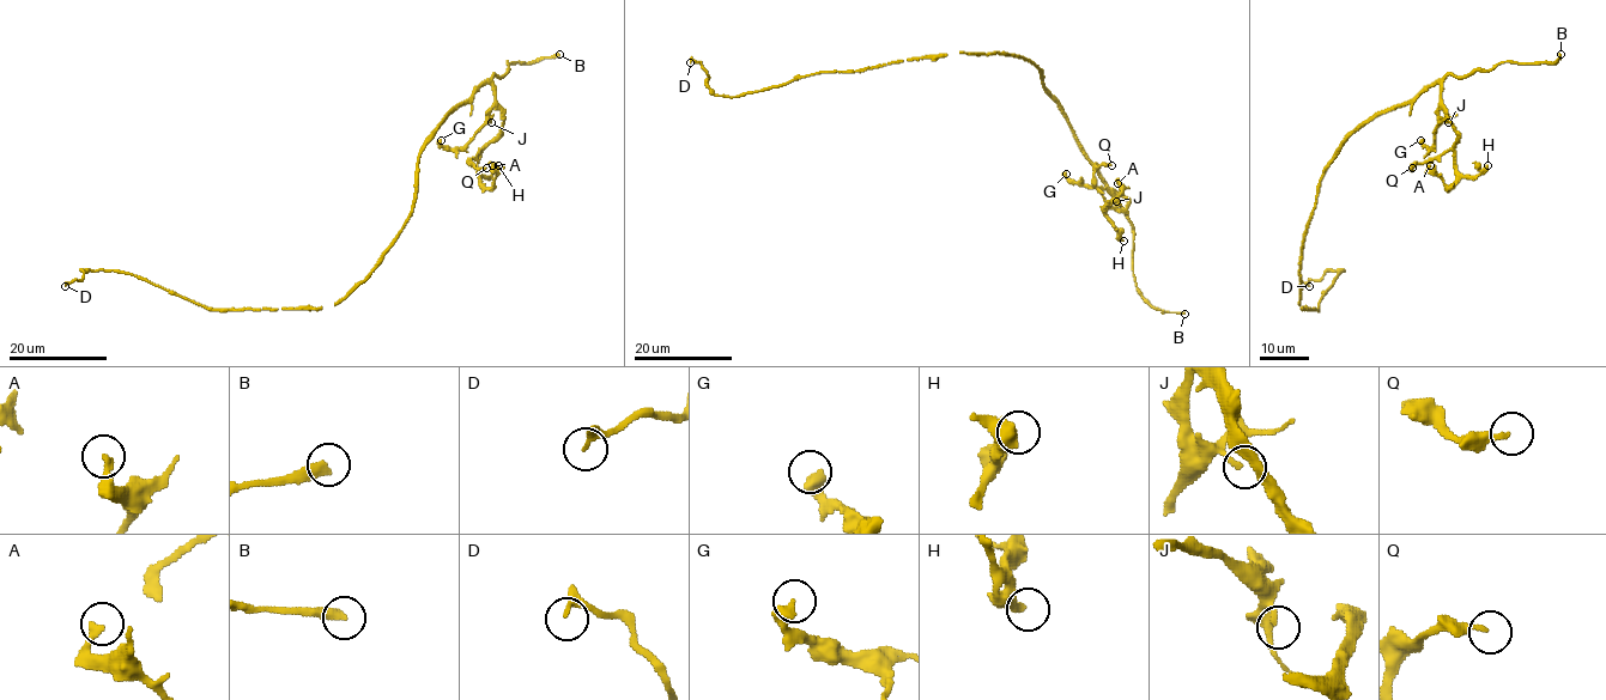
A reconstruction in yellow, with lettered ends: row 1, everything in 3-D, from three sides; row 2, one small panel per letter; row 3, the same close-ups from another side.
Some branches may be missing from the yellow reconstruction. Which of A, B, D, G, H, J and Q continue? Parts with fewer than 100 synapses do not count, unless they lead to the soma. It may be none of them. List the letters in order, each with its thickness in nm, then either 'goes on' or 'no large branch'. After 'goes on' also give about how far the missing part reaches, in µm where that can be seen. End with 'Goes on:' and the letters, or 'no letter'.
A: 260 nm | no large branch
B: 360 nm | goes on | 80 µm
D: 140 nm | no large branch
G: 480 nm | no large branch
H: 280 nm | no large branch
J: 150 nm | no large branch
Q: 200 nm | no large branch
Goes on: B

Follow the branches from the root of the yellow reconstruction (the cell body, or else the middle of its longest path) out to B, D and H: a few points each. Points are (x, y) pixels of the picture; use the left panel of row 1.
B: (398, 237), (414, 202), (418, 157), (444, 119), (495, 74), (502, 77), (508, 61), (532, 62), (559, 54)
D: (398, 237), (363, 281), (334, 305), (316, 309), (206, 309), (114, 271), (83, 271), (82, 280), (65, 286)
H: (398, 237), (412, 207), (424, 144), (488, 83), (503, 122), (483, 151), (477, 170), (490, 176), (498, 165)

